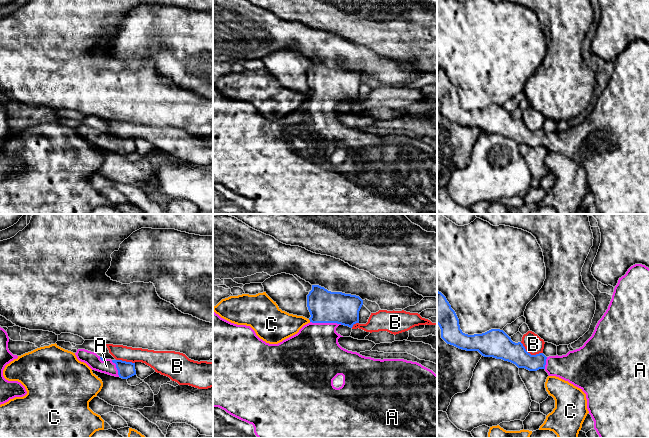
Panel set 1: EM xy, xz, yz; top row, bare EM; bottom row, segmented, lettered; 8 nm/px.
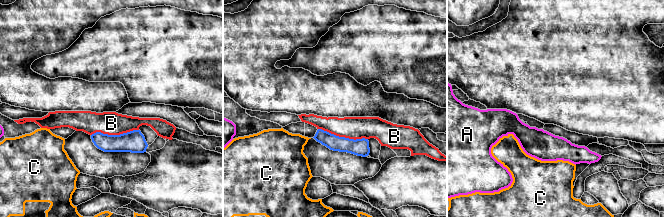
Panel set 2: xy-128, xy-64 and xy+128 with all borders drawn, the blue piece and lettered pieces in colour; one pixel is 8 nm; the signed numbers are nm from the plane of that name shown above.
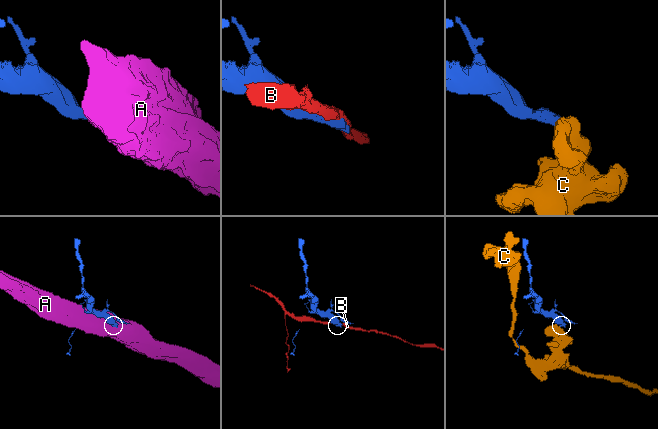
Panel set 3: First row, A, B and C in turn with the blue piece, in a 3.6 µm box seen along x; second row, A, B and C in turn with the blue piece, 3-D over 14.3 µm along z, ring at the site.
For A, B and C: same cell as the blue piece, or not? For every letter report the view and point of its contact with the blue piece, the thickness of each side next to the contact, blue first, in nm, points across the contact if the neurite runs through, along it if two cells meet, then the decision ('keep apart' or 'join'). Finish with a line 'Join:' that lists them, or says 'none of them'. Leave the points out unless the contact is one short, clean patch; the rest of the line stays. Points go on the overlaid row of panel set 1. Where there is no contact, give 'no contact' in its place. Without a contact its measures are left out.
A: contact xz (326, 322); calibres 260 and 400 nm; way xz (324, 306), (326, 308), (326, 322), (322, 326), (314, 350); join
B: contact yz (529, 353); calibres 220 and 150 nm; keep apart
C: contact xz (309, 319); calibres 260 and 240 nm; border xz (308, 319), (310, 321); keep apart
Join: A

